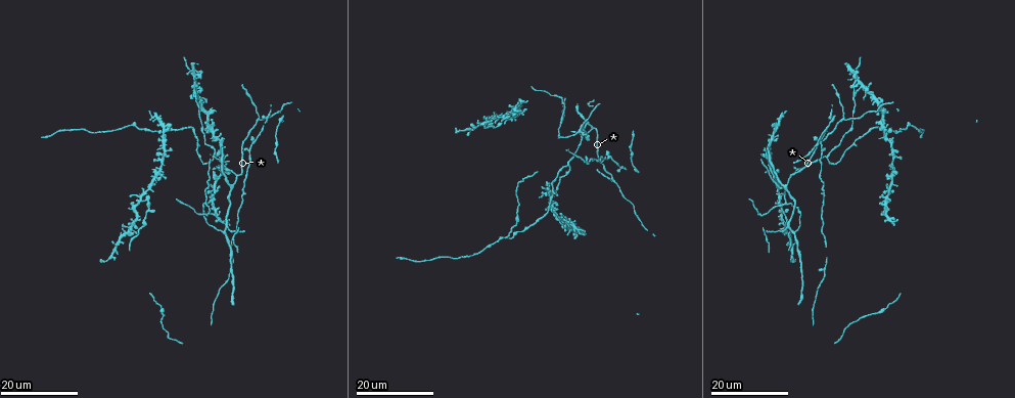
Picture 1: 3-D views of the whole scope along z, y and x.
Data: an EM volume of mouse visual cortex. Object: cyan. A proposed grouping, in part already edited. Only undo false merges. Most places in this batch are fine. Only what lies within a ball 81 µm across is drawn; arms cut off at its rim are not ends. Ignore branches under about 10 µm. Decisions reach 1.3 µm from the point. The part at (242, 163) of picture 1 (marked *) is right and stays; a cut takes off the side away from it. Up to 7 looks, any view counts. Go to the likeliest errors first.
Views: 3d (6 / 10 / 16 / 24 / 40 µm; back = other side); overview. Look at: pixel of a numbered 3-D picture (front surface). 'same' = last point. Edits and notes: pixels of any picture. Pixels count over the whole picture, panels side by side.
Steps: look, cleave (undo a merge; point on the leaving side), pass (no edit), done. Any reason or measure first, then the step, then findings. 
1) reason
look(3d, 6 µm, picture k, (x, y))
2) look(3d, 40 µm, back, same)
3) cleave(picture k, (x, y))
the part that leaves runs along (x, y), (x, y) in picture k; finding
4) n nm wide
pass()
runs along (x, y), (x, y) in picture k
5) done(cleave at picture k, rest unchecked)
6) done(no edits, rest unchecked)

looks like a crossing
look(3d, 16 µm, picture 1, (140, 202))

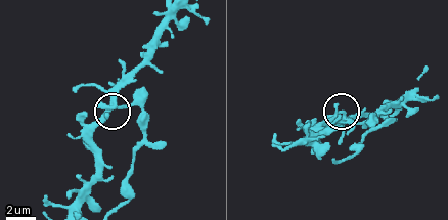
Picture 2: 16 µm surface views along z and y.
look(3d, 6 µm, picture 2, (348, 120))

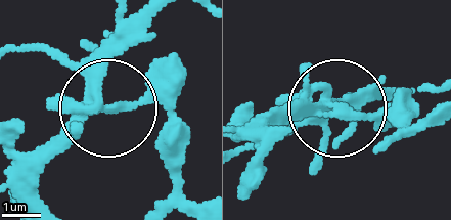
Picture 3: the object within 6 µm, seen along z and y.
side arm 18 µm
cleave(picture 3, (165, 103))
a second neuron is stuck on

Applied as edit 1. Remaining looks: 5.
thin arm on a thick one
look(3d, 16 µm, picture 1, (820, 151))

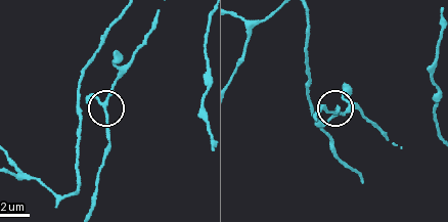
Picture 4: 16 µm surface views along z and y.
look(3d, 10 µm, picture 4, (104, 105))

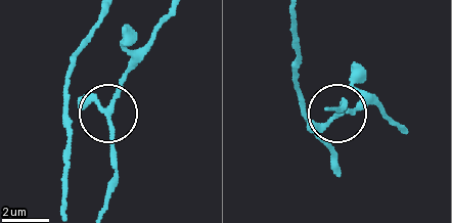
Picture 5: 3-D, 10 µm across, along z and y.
170 nm wide
pass()
runs along (68, 185), (70, 76), (86, 98), (107, 106), (136, 65) in picture 5; one neuron here

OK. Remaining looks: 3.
three-way junction
look(3d, 16 µm, picture 1, (827, 156))

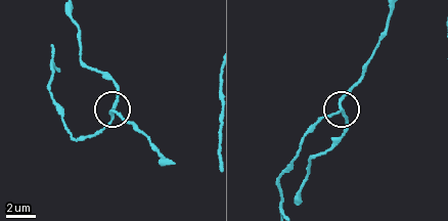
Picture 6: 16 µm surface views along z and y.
look(3d, 10 µm, picture 6, (340, 109))

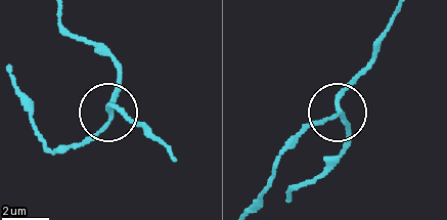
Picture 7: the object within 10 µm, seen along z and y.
side arm 69 µm
pass()
runs along (393, 16), (372, 63), (346, 93), (338, 113), (306, 126) in picture 7; continuous, no second neuron

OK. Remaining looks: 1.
done(cleave at picture 3, rest unchecked)

